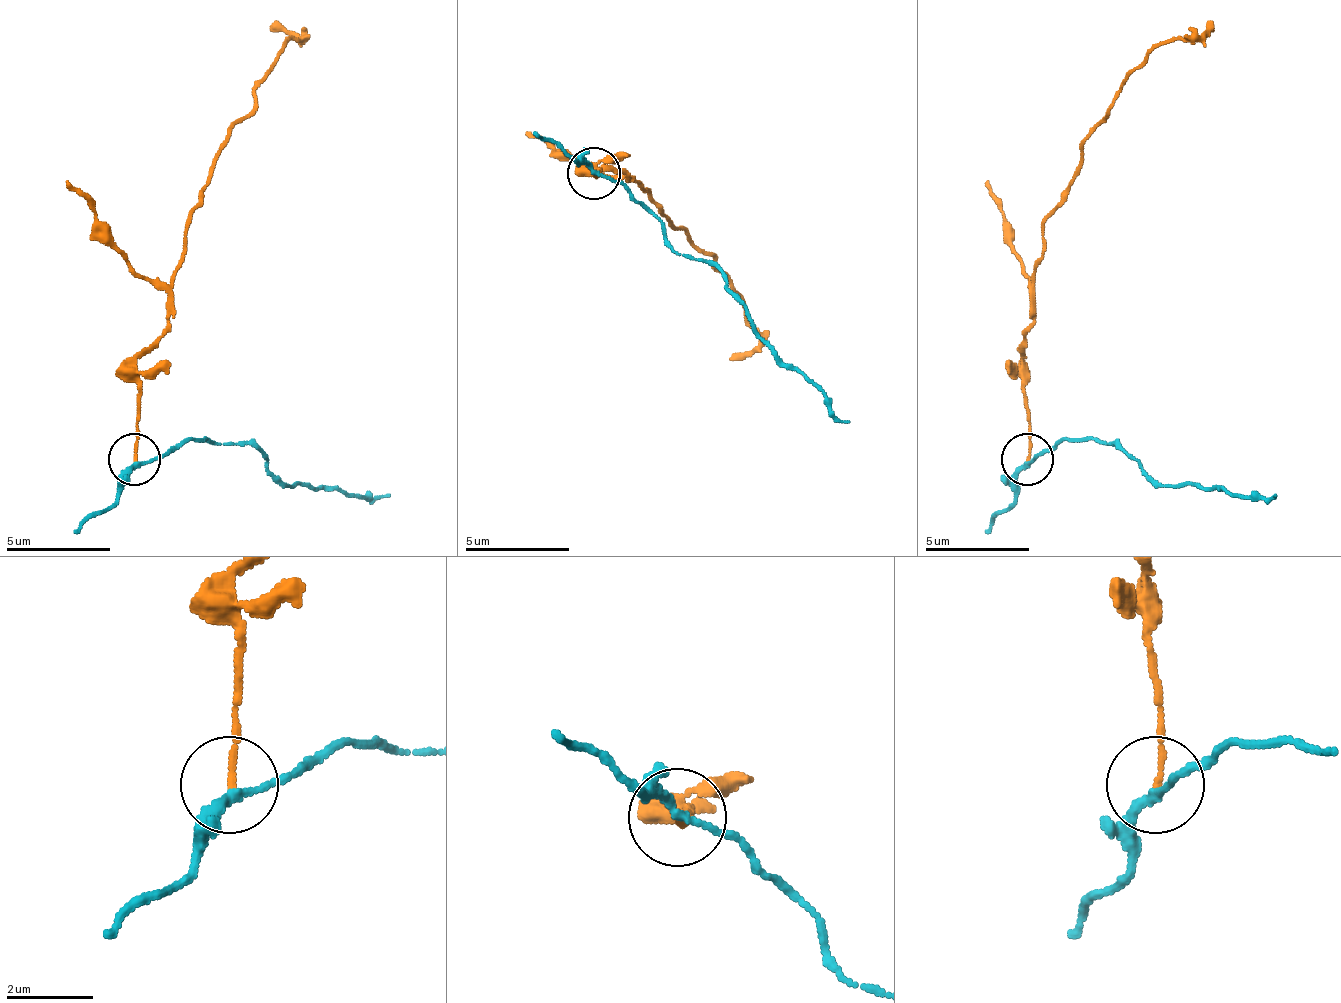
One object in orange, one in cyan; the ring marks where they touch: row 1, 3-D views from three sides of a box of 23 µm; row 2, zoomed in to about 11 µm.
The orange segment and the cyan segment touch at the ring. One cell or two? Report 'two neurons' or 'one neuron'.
two neurons

